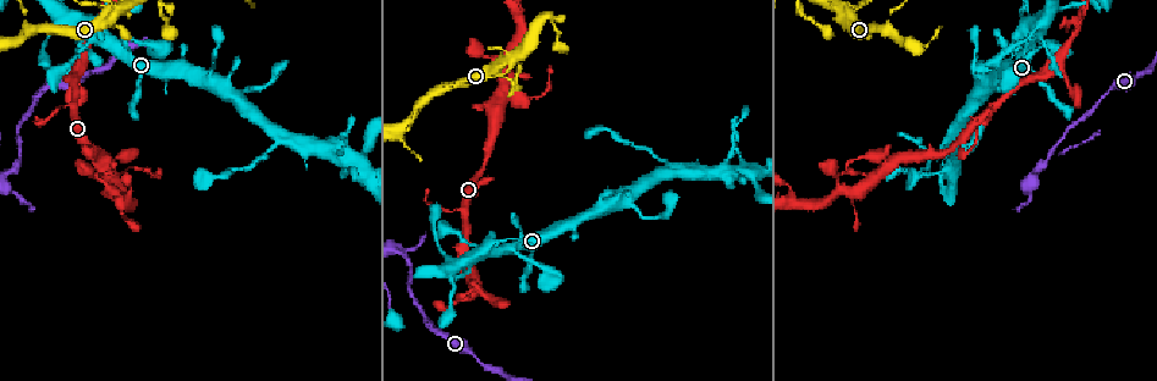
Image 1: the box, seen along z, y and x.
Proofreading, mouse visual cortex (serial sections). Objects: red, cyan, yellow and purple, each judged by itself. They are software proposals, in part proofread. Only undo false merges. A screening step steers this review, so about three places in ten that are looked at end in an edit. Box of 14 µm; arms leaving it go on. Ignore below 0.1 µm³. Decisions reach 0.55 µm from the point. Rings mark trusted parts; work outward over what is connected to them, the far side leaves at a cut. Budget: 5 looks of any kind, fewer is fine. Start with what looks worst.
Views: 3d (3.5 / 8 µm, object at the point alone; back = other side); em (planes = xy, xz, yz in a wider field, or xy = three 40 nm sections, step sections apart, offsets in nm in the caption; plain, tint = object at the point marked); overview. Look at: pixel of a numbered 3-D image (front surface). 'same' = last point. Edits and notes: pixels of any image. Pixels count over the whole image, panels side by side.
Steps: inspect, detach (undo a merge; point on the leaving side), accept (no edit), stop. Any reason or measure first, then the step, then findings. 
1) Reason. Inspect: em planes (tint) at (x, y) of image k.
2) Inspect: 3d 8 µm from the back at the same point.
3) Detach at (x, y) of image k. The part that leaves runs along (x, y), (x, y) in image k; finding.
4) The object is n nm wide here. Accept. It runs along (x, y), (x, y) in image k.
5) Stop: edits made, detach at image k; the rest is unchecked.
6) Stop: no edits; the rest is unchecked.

Calibre changes. Inspect: 3d 3.5 µm at (93, 175) of image 1.

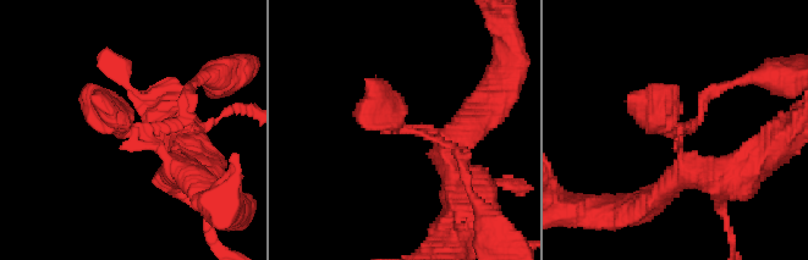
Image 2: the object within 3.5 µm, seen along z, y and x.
Now the EM. Inspect: em xy step 3 (tint) at (675, 128) of image 2.

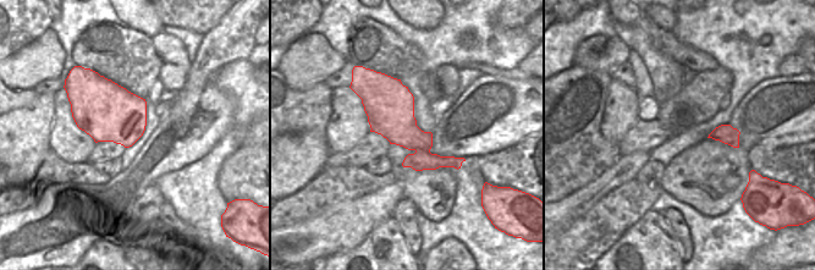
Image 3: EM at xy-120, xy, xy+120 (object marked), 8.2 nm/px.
Accept. It runs along (172, 175), (165, 153), (91, 100) in image 2; all the same cell.

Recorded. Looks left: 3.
Thick turns thin. Inspect: 3d 8 µm from the back at (473, 292) of image 1.

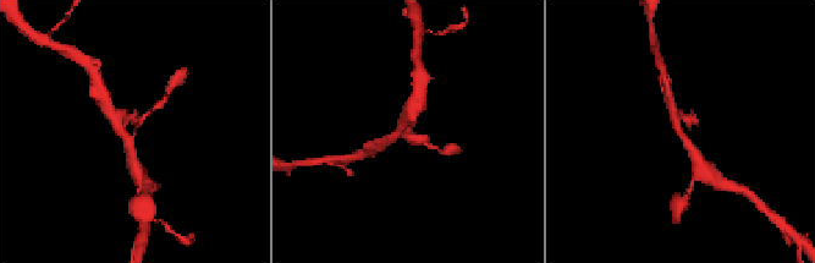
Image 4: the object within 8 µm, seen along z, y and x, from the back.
3 arms meet here; the arms are 150, 250, 350 nm wide. Inspect: em xy step 1 (tint) at (685, 138) of image 4.

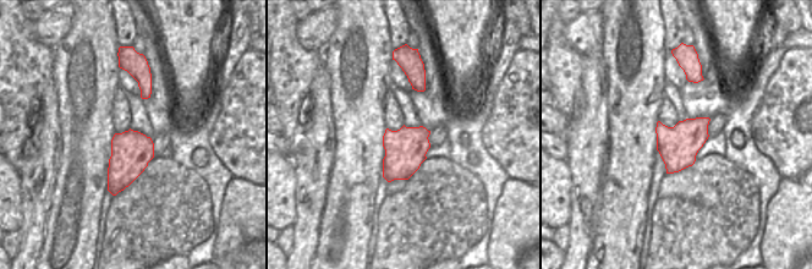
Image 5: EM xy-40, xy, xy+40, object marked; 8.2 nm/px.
Accept. It runs along (703, 169), (679, 135), (672, 113) in image 4; all the same cell.

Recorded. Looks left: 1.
Stop: no edits; the rest is unchecked.

